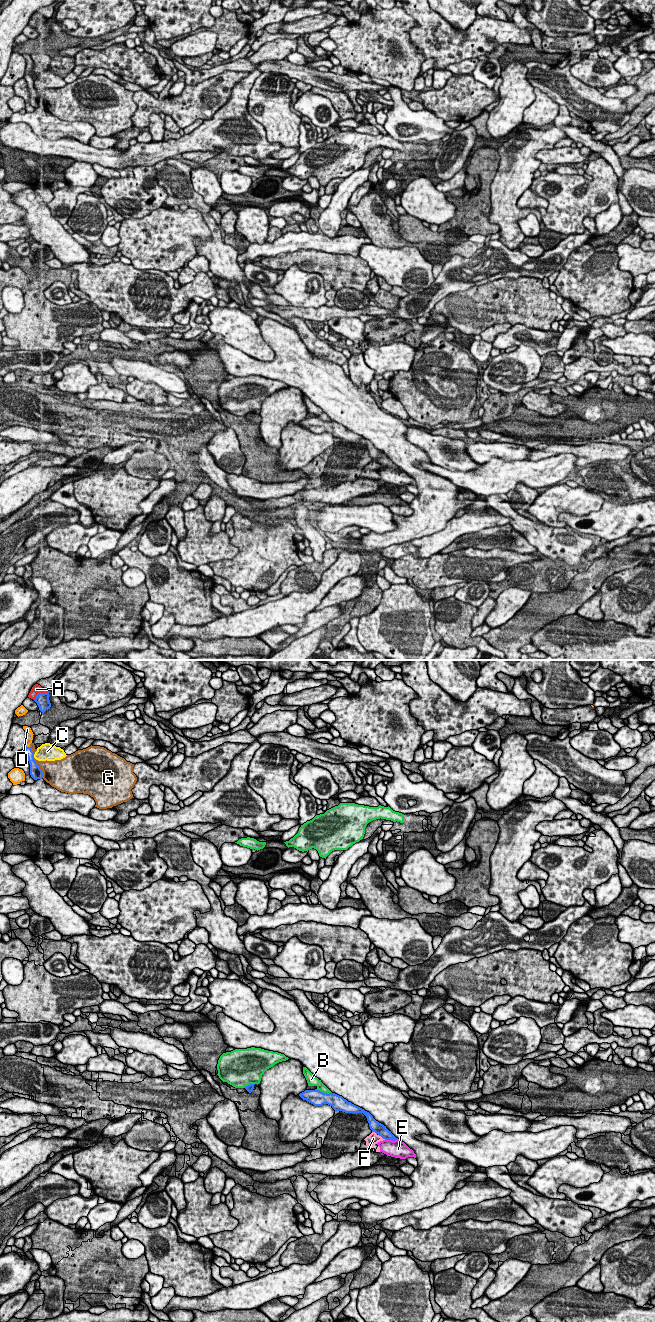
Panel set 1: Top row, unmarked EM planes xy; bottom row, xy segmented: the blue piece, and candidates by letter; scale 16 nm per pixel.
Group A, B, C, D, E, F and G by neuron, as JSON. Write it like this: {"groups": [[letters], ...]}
{"groups": [["A"], ["B"], ["C"], ["D"], ["E"], ["F"], ["G"]]}

